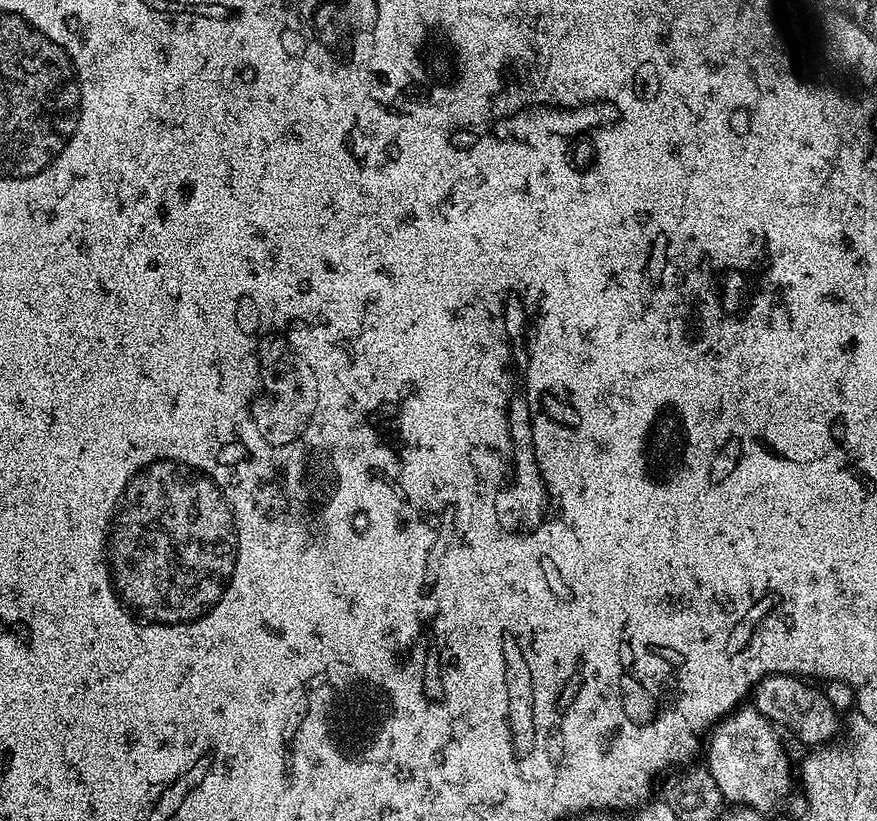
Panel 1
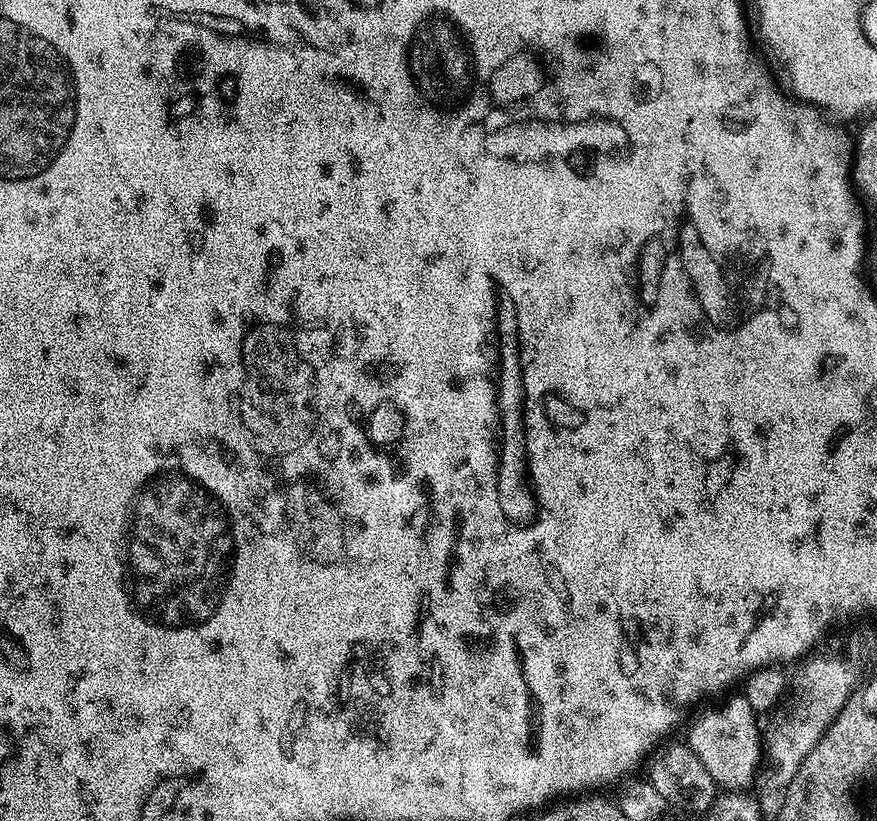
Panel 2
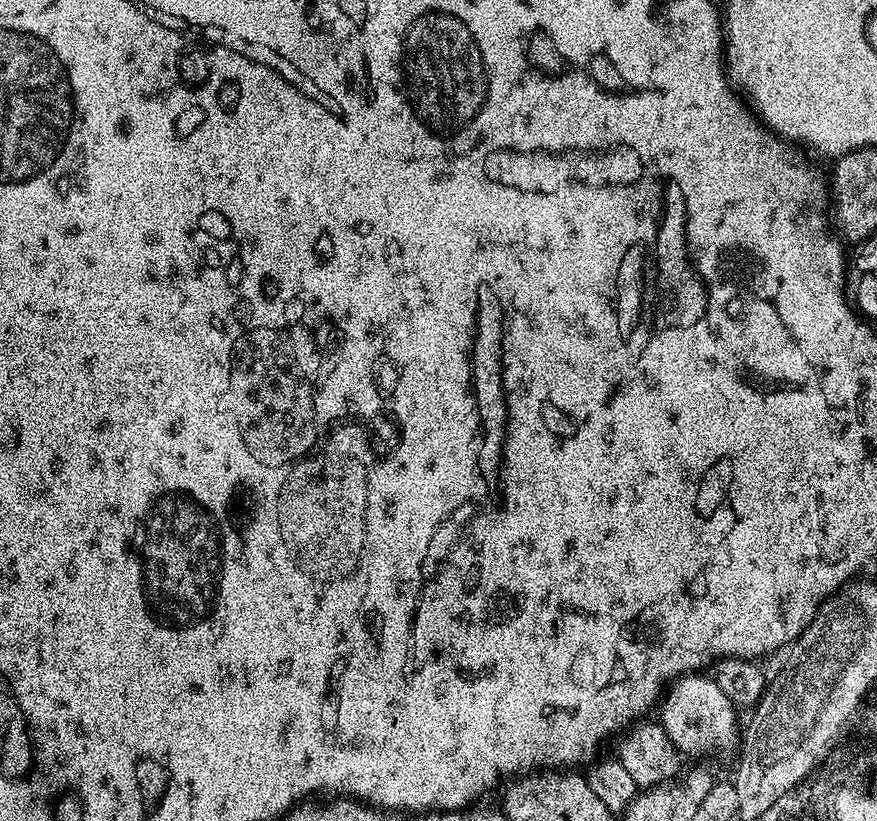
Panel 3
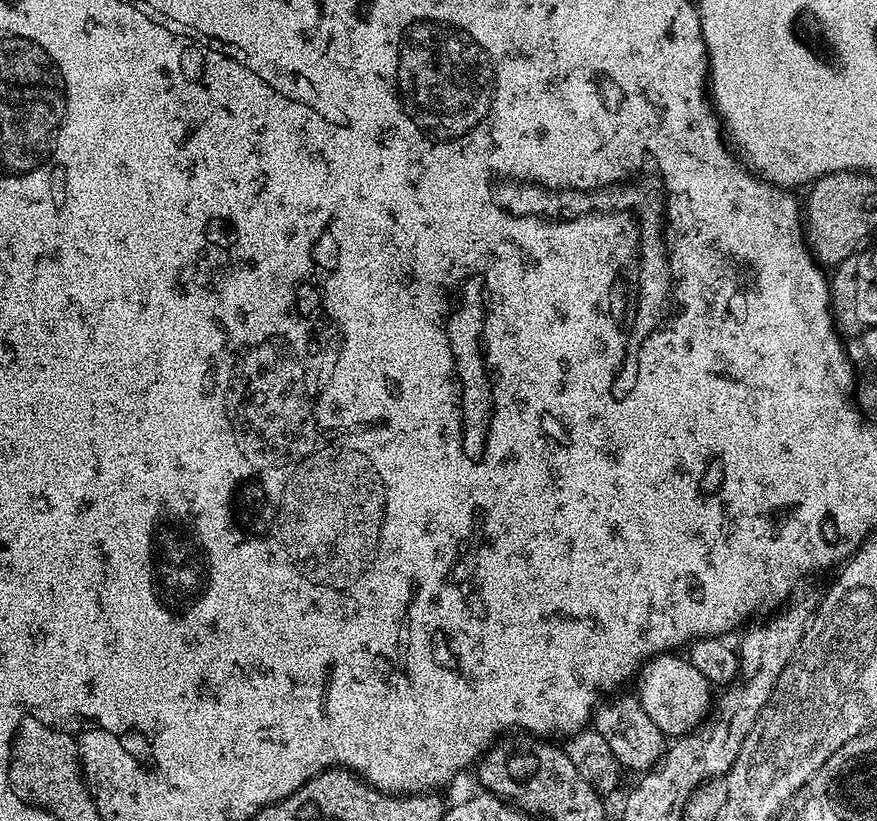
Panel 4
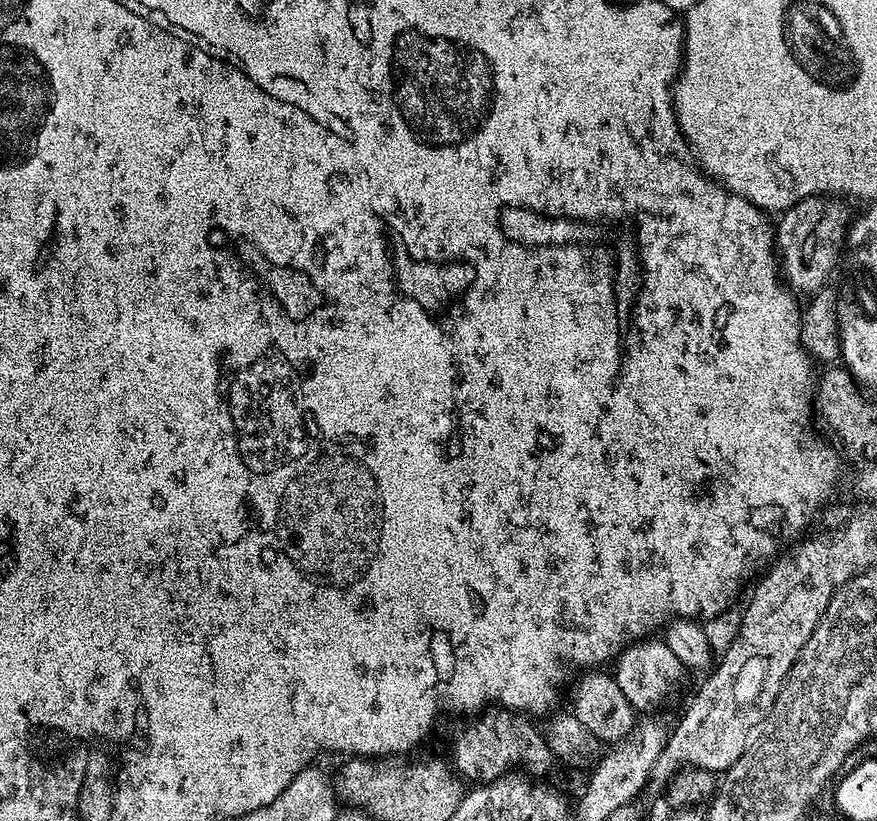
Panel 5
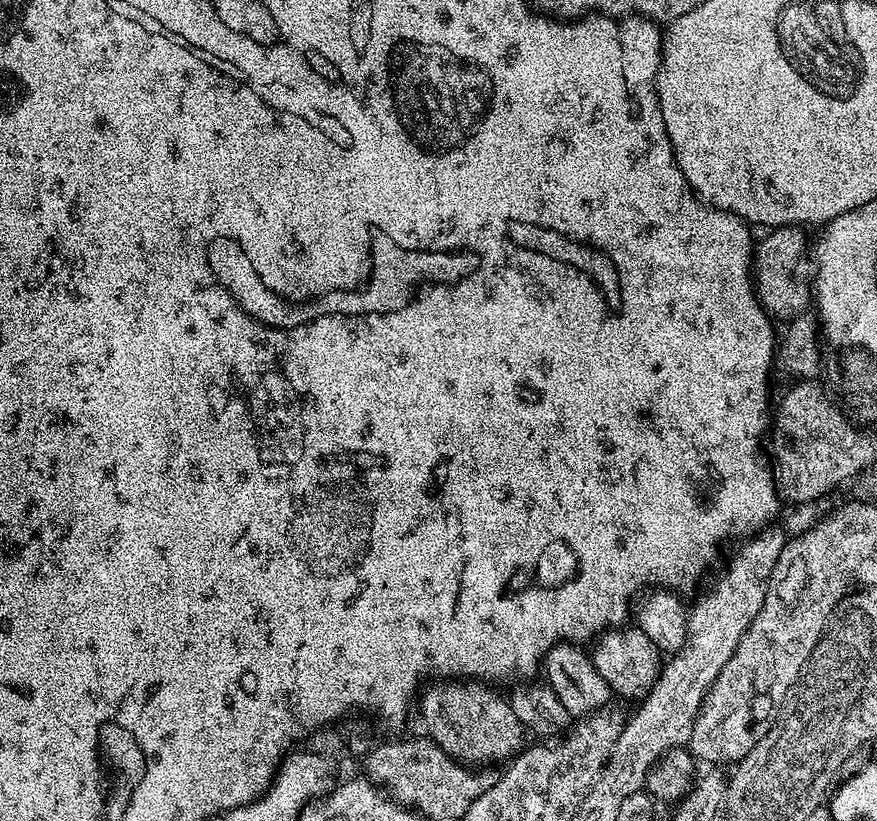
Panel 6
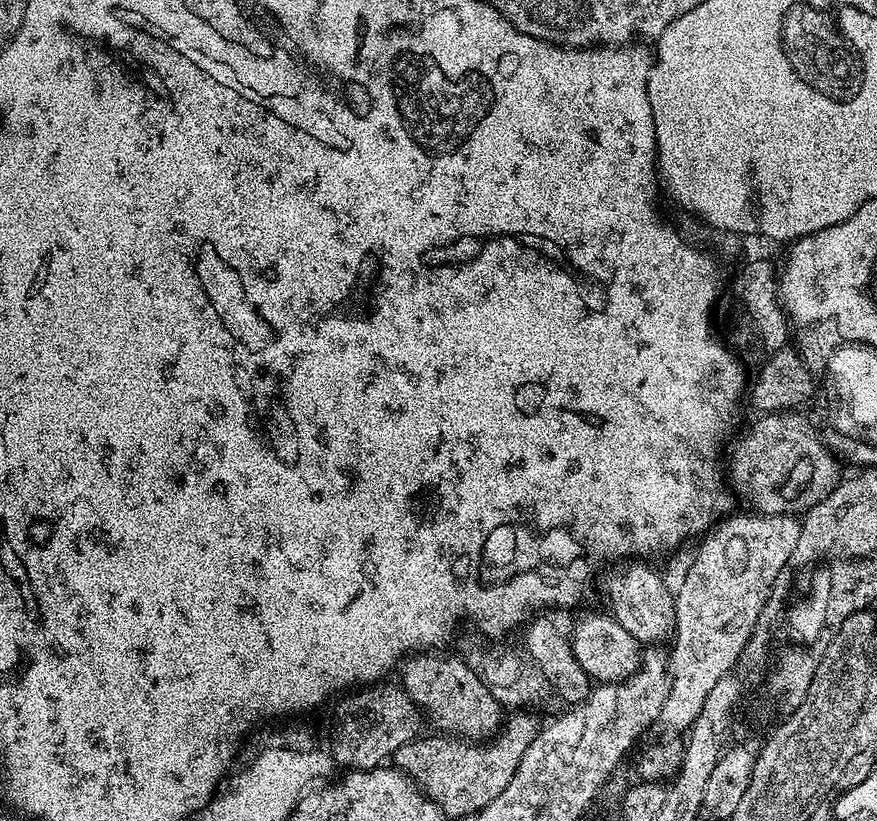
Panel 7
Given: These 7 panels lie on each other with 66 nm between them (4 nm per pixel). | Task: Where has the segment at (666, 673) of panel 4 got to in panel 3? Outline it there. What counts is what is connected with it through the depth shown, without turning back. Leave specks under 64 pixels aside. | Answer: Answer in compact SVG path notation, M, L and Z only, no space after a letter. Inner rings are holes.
M685 674L668 685L658 704L658 721L681 754L704 756L707 752L728 752L737 747L738 708L708 674Z

